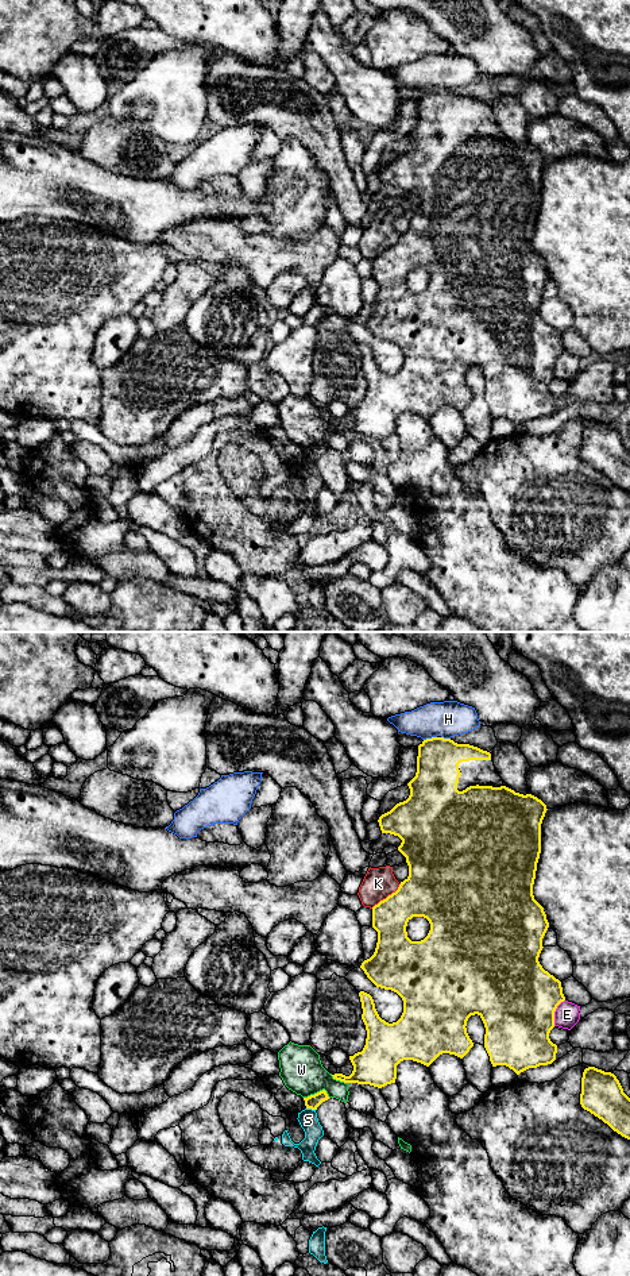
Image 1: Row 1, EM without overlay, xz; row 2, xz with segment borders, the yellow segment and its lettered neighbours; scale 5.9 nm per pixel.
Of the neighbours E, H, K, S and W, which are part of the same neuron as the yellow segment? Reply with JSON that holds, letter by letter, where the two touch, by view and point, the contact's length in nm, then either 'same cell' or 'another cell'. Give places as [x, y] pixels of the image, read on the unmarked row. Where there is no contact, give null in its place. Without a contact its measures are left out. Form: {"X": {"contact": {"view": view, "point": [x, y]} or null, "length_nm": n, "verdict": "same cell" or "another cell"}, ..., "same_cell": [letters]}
{"E": {"contact": {"view": "xz", "point": [553, 365]}, "length_nm": 170, "verdict": "another cell"}, "H": {"contact": {"view": "xz", "point": [429, 91]}, "length_nm": 80, "verdict": "another cell"}, "K": {"contact": {"view": "xz", "point": [387, 249]}, "length_nm": 240, "verdict": "another cell"}, "S": {"contact": {"view": "xz", "point": [310, 459]}, "length_nm": 60, "verdict": "another cell"}, "W": {"contact": {"view": "xz", "point": [317, 444]}, "length_nm": 160, "verdict": "another cell"}, "same_cell": []}

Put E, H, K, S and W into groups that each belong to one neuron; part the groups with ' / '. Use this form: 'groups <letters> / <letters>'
groups E / H / K / S / W

